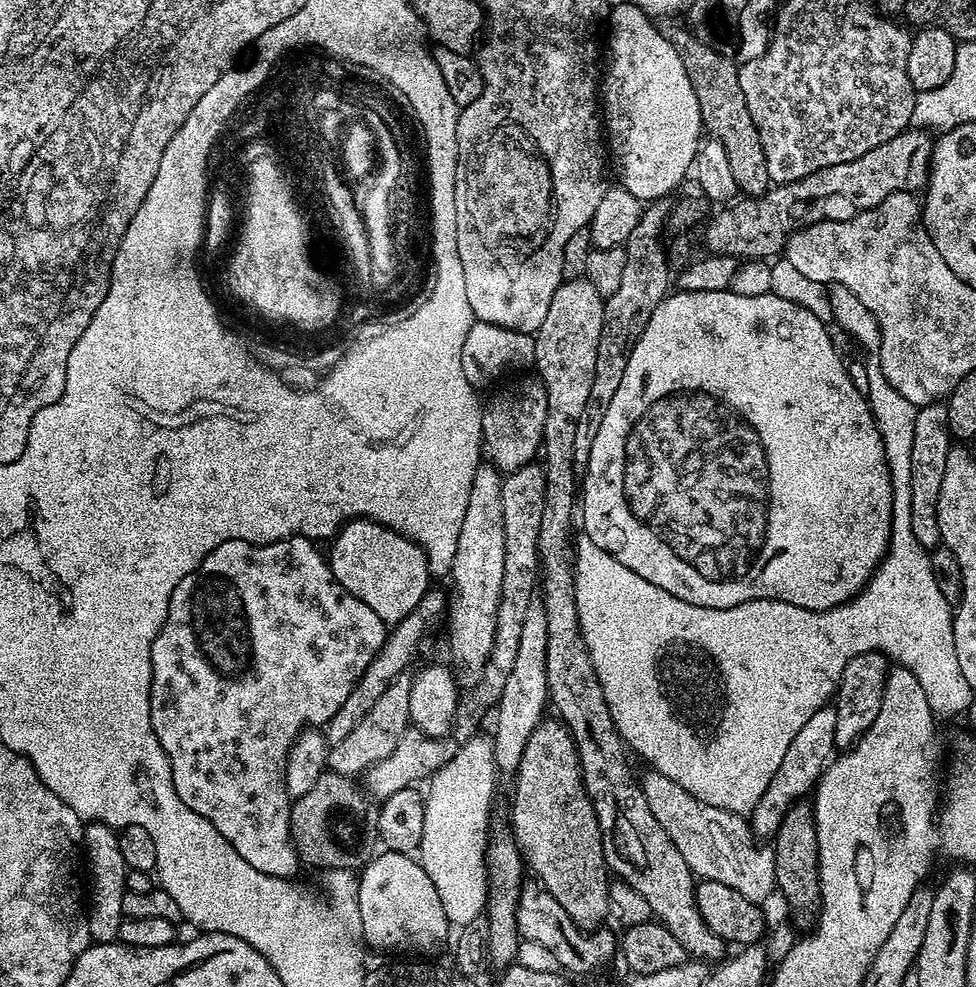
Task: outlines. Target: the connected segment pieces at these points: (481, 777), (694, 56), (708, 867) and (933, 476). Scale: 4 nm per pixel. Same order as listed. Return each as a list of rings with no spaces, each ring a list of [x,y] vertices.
[[[476,734],[429,778],[426,798],[422,800],[423,834],[418,845],[418,861],[440,896],[448,922],[458,928],[483,915],[487,907],[488,818],[497,780],[494,743],[487,735]]]
[[[680,32],[671,37],[671,42],[686,66],[690,86],[694,86],[694,98],[698,98],[698,110],[703,131],[722,146],[726,146],[737,189],[747,197],[761,196],[771,187],[769,171],[766,170],[765,150],[758,135],[758,128],[750,115],[746,98],[743,97],[739,65],[731,55],[723,56],[712,48],[707,48],[696,36]]]
[[[655,770],[641,777],[643,793],[648,800],[648,806],[654,817],[666,830],[676,848],[681,852],[684,861],[690,867],[695,877],[703,880],[725,883],[726,886],[738,890],[738,894],[757,902],[764,902],[768,895],[777,891],[775,880],[775,854],[767,843],[758,842],[749,827],[749,821],[742,816],[735,816],[733,812],[722,810],[720,807],[710,806],[700,799],[694,798],[688,791],[683,790],[670,778]]]
[[[945,403],[923,405],[916,414],[914,424],[913,453],[910,454],[910,514],[913,533],[926,549],[941,543],[938,526],[937,504],[941,493],[942,476],[945,473],[948,449],[952,446],[952,435],[948,431],[948,408]]]

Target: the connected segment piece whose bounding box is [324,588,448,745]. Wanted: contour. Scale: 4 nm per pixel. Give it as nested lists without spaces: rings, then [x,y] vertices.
[[[430,588],[426,595],[420,600],[418,606],[414,608],[396,625],[391,627],[387,633],[385,641],[378,654],[371,660],[370,666],[363,671],[362,678],[354,686],[354,690],[350,692],[349,698],[343,702],[342,706],[334,714],[334,718],[325,725],[324,733],[329,745],[342,742],[354,726],[358,724],[366,716],[371,706],[374,706],[382,694],[386,692],[386,687],[390,686],[390,682],[398,676],[400,672],[405,671],[407,665],[418,646],[421,644],[428,630],[440,619],[445,617],[448,609],[448,596],[436,588]]]

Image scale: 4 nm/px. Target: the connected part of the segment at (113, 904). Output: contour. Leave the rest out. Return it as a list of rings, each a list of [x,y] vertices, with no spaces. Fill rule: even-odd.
[[[93,821],[85,825],[84,839],[82,841],[84,847],[84,860],[86,863],[86,872],[88,868],[88,880],[86,876],[86,882],[90,884],[92,890],[86,904],[86,911],[88,914],[88,929],[95,943],[110,944],[115,943],[119,939],[121,922],[124,919],[122,912],[122,898],[124,893],[127,892],[125,886],[125,876],[127,868],[125,866],[125,859],[122,858],[120,839],[117,831],[112,829],[106,824],[100,821]]]

